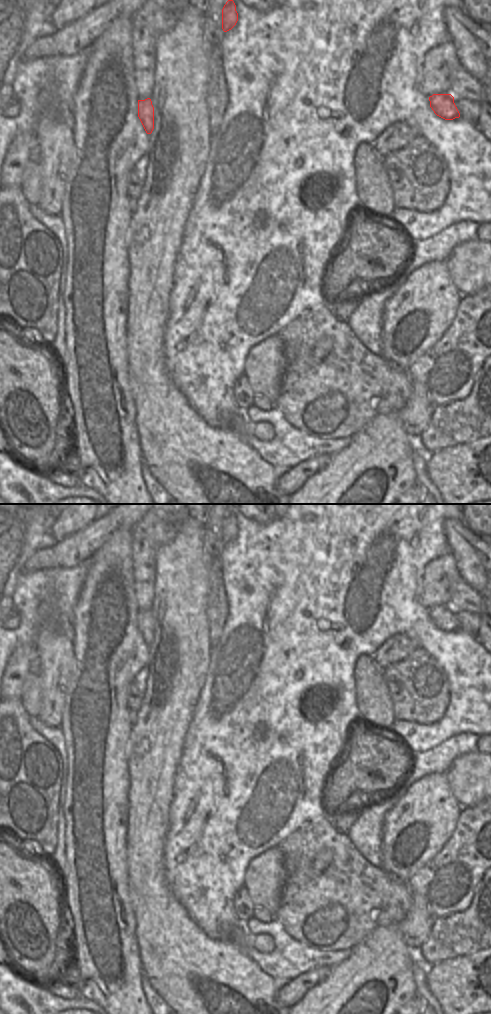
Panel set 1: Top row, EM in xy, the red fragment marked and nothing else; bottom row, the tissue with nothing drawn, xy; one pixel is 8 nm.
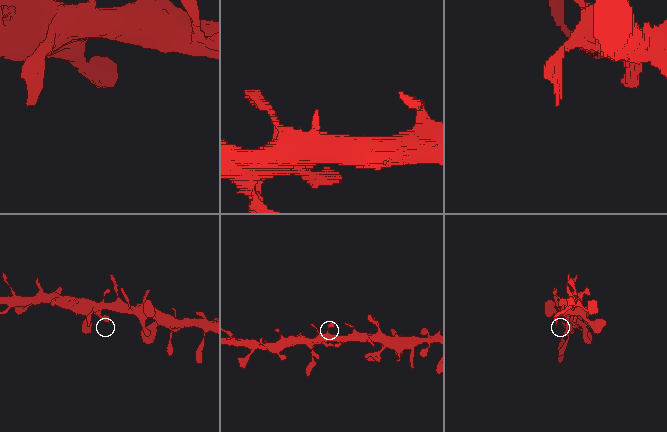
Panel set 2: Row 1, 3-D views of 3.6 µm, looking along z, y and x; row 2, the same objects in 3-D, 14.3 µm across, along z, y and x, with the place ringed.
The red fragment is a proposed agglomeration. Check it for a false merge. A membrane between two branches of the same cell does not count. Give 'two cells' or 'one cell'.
one cell

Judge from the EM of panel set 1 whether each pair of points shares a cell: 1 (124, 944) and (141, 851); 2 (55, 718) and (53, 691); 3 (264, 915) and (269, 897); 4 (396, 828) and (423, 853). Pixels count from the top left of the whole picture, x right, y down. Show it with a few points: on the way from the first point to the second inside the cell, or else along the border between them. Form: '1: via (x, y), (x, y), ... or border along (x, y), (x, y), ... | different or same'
1: border along (127, 880), (127, 892), (136, 926) | different
2: via (55, 711), (55, 701), (53, 698) | same
3: border along (254, 905), (265, 908), (273, 916) | different
4: via (397, 839), (418, 839), (421, 842) | same

